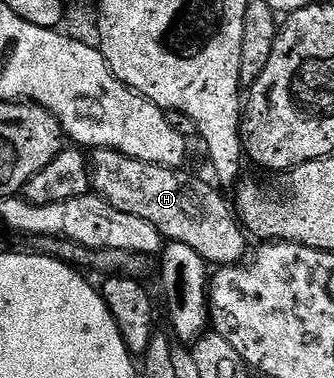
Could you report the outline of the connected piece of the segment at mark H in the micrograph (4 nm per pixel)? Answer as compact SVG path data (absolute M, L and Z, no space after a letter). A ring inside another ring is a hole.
M101 149L90 155L89 169L95 194L120 212L152 222L164 239L189 244L204 262L216 267L234 266L248 257L249 238L232 203L228 199L226 202L209 183L186 174L186 169L154 166L116 150Z

